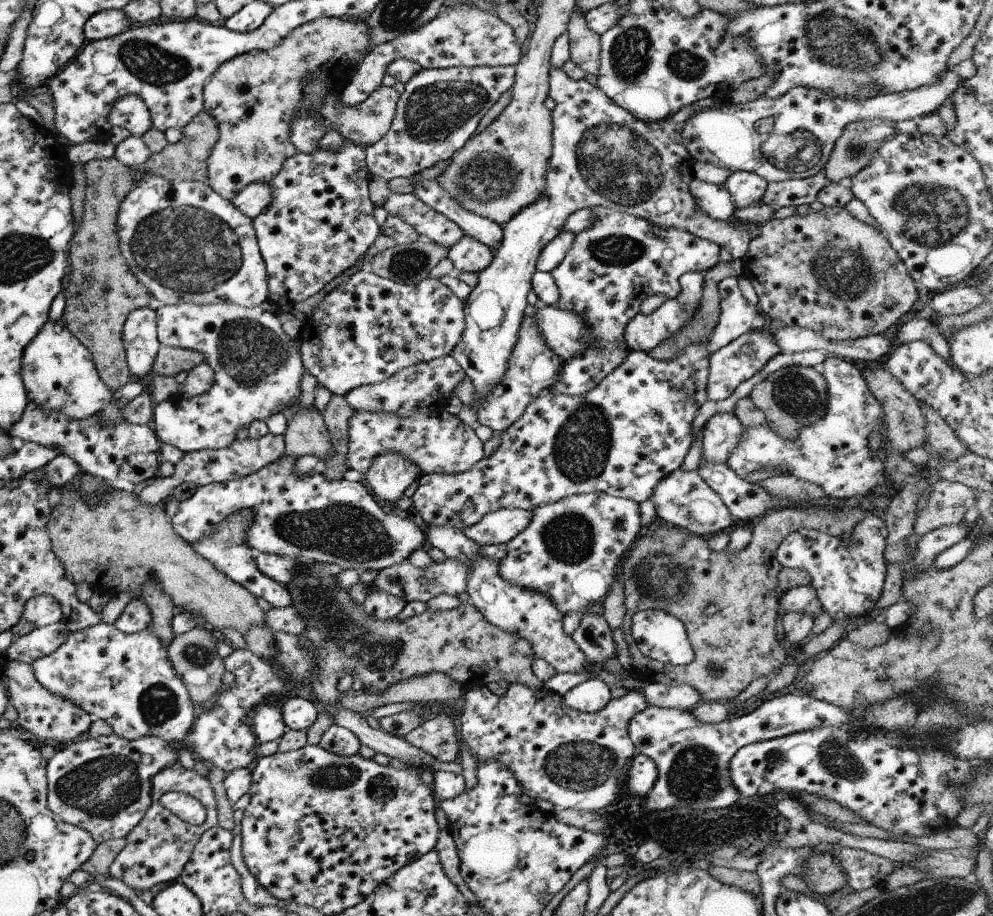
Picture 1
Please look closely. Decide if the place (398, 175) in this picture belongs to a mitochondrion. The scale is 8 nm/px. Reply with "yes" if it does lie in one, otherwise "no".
no

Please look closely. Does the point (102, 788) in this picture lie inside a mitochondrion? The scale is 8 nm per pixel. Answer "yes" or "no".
yes

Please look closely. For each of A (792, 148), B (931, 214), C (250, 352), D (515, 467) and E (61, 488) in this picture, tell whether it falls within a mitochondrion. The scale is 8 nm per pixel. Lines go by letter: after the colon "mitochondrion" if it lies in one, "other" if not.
A: mitochondrion
B: mitochondrion
C: mitochondrion
D: other
E: other

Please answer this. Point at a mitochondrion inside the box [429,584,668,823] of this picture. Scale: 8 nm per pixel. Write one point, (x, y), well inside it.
(577, 765)

